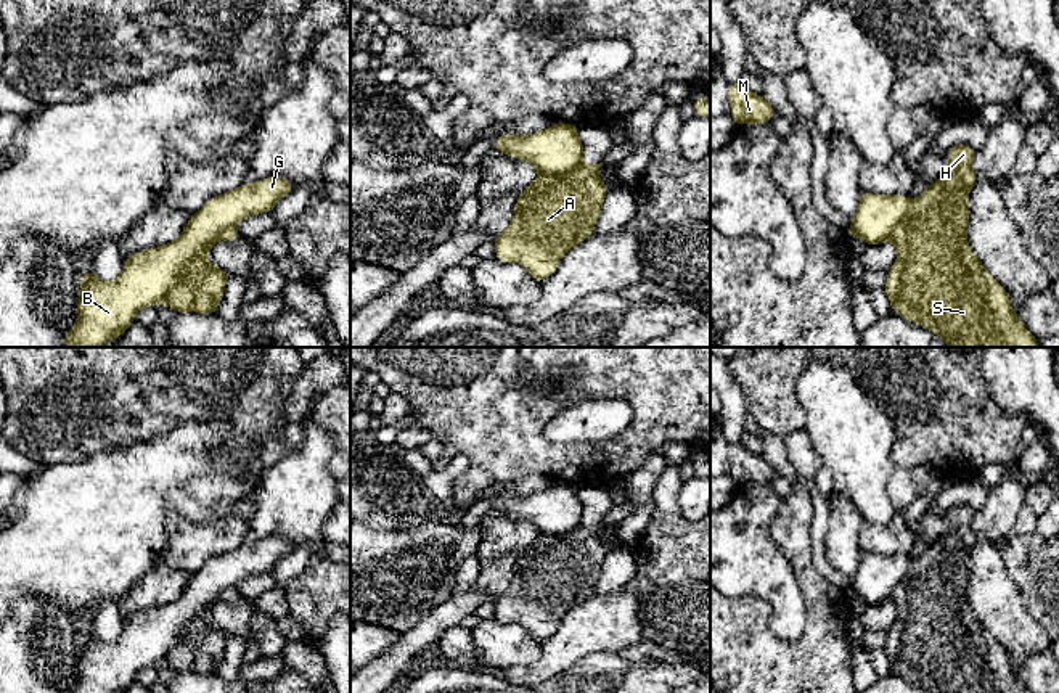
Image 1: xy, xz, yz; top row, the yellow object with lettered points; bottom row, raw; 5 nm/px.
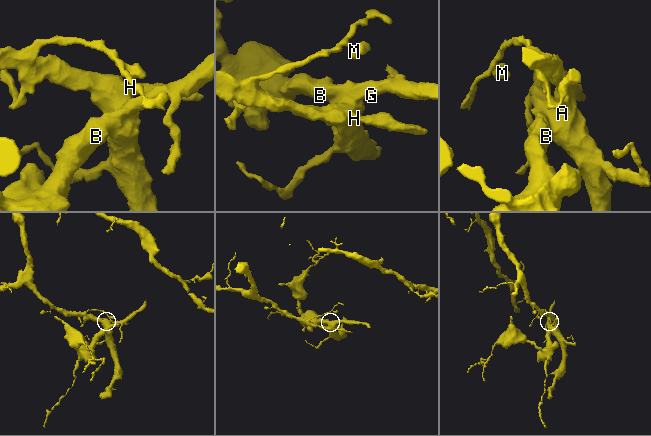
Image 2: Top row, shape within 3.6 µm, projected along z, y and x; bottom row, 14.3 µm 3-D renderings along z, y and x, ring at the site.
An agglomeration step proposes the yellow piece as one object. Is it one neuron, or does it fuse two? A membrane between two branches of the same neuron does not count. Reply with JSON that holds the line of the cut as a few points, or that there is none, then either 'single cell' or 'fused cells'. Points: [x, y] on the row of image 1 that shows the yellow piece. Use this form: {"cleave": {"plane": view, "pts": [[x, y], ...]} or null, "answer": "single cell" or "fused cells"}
{"cleave": {"plane": "xy", "pts": [[233, 225], [228, 225], [192, 262], [183, 277], [158, 304]]}, "answer": "fused cells"}

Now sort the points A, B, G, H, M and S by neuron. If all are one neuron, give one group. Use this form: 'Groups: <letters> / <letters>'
Groups: A H M S / B G

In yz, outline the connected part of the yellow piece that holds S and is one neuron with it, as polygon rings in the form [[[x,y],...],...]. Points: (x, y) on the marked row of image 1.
[[[966,143],[947,150],[950,172],[927,183],[919,198],[910,199],[906,214],[889,238],[897,248],[897,260],[887,270],[885,294],[897,317],[930,330],[950,347],[1040,347],[1012,309],[1006,288],[988,273],[967,243],[969,191],[977,178],[974,154],[975,150]]]

